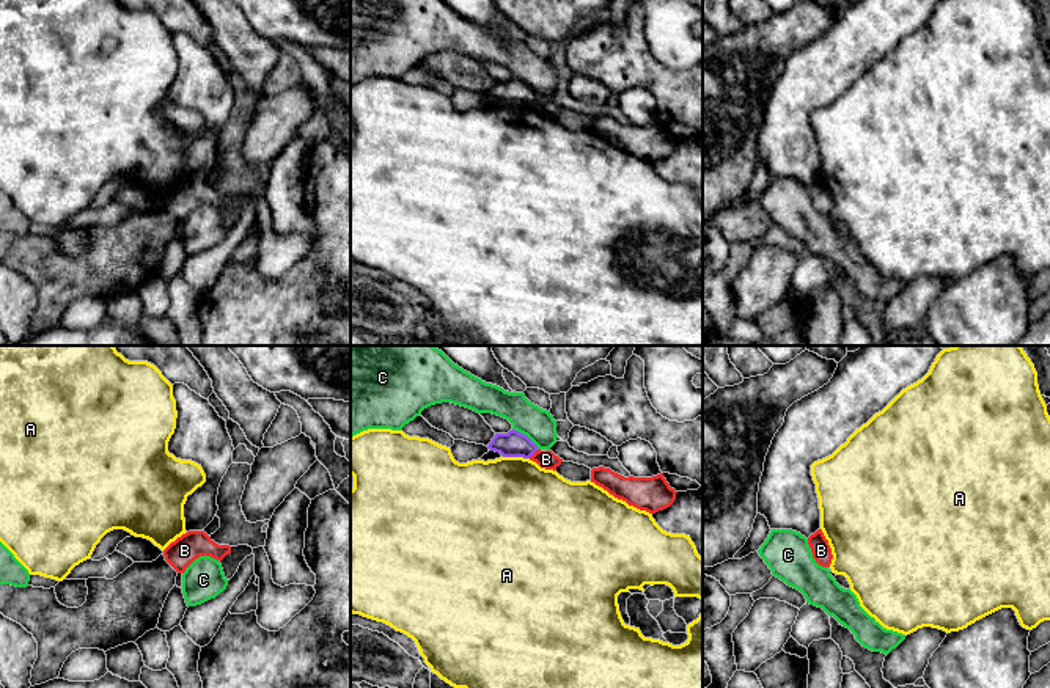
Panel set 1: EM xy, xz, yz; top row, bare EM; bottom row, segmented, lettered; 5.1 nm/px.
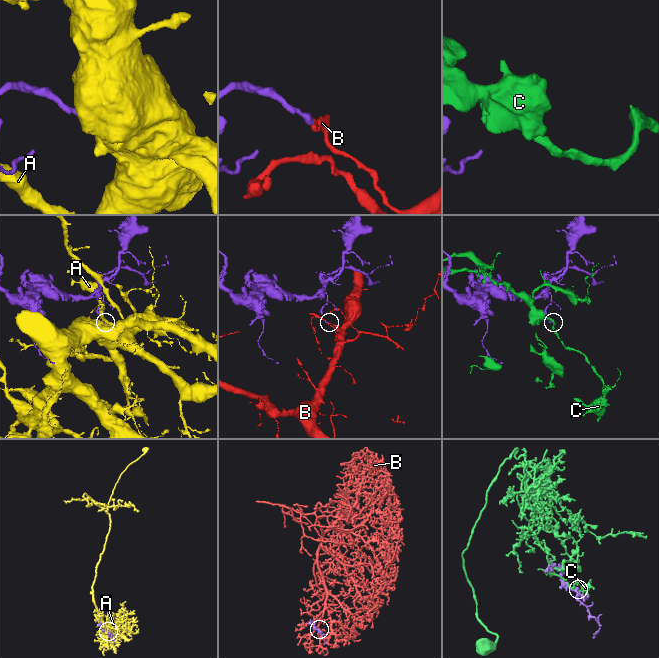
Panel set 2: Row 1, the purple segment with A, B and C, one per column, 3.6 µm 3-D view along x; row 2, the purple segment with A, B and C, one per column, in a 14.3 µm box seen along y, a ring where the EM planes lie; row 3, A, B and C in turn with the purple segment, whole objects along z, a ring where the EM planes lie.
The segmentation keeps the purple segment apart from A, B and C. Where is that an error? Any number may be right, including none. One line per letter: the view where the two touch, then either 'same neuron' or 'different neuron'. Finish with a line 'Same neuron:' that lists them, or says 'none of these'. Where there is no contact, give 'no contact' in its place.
A: meets purple in xz; different neuron
B: meets purple in xz; different neuron
C: meets purple in xz; different neuron
Same neuron: none of these

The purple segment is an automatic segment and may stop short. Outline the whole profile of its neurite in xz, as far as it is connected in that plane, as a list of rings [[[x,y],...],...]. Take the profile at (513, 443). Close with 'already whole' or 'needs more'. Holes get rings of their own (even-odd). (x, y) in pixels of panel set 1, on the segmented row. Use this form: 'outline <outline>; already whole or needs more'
outline [[[514,429],[508,434],[495,434],[487,448],[500,452],[503,457],[523,459],[530,459],[538,451],[538,446],[527,435]]]; already whole

